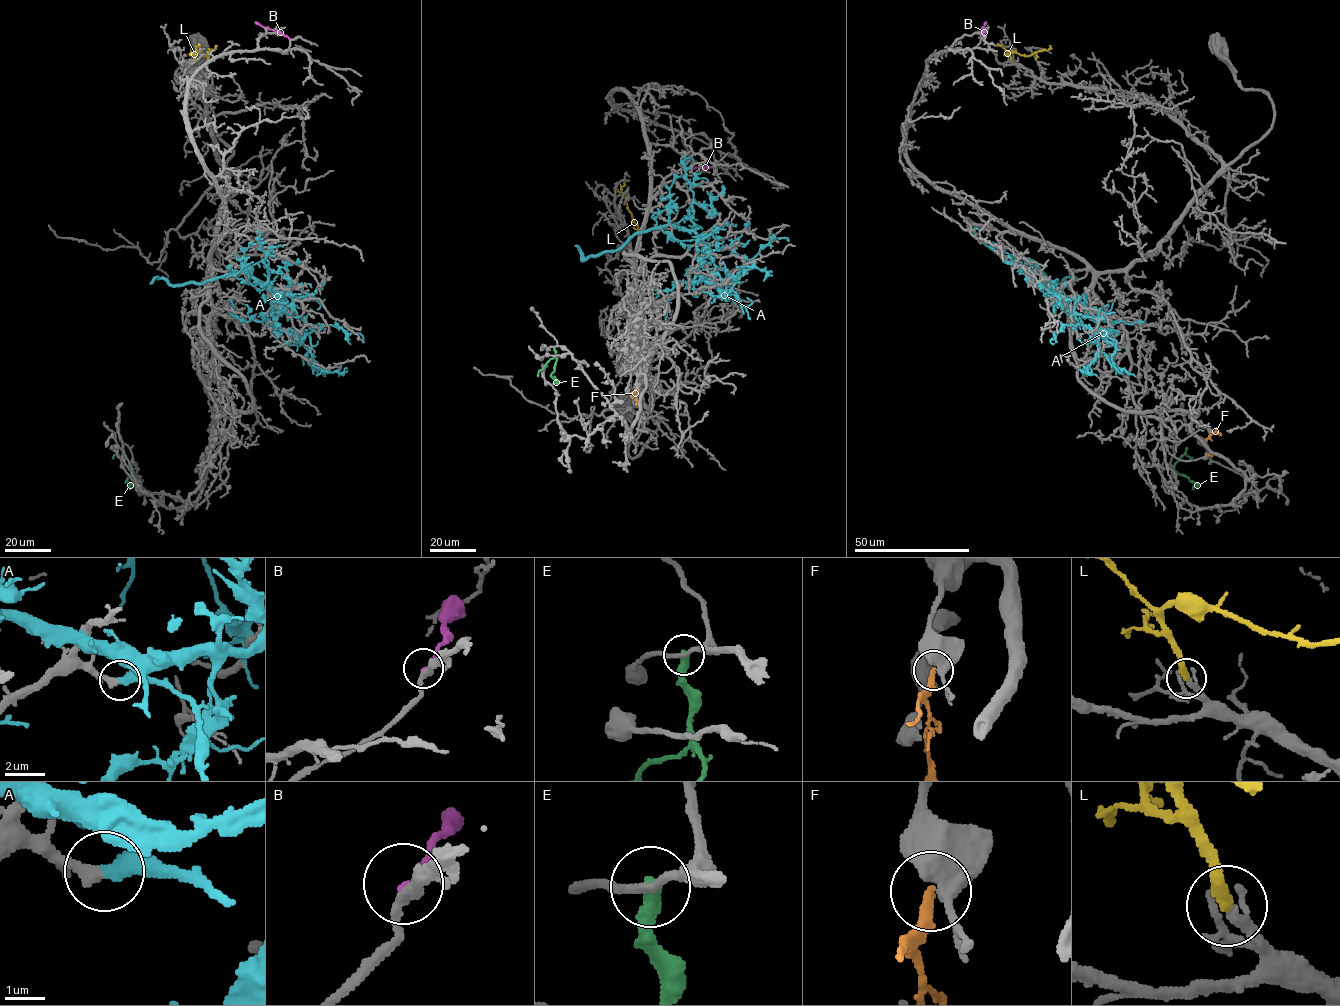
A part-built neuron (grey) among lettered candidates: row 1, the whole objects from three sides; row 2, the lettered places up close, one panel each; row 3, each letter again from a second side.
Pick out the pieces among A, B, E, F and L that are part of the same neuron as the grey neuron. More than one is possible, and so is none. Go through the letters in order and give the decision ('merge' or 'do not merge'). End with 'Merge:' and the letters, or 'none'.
A: do not merge
B: do not merge
E: do not merge
F: do not merge
L: merge
Merge: L

